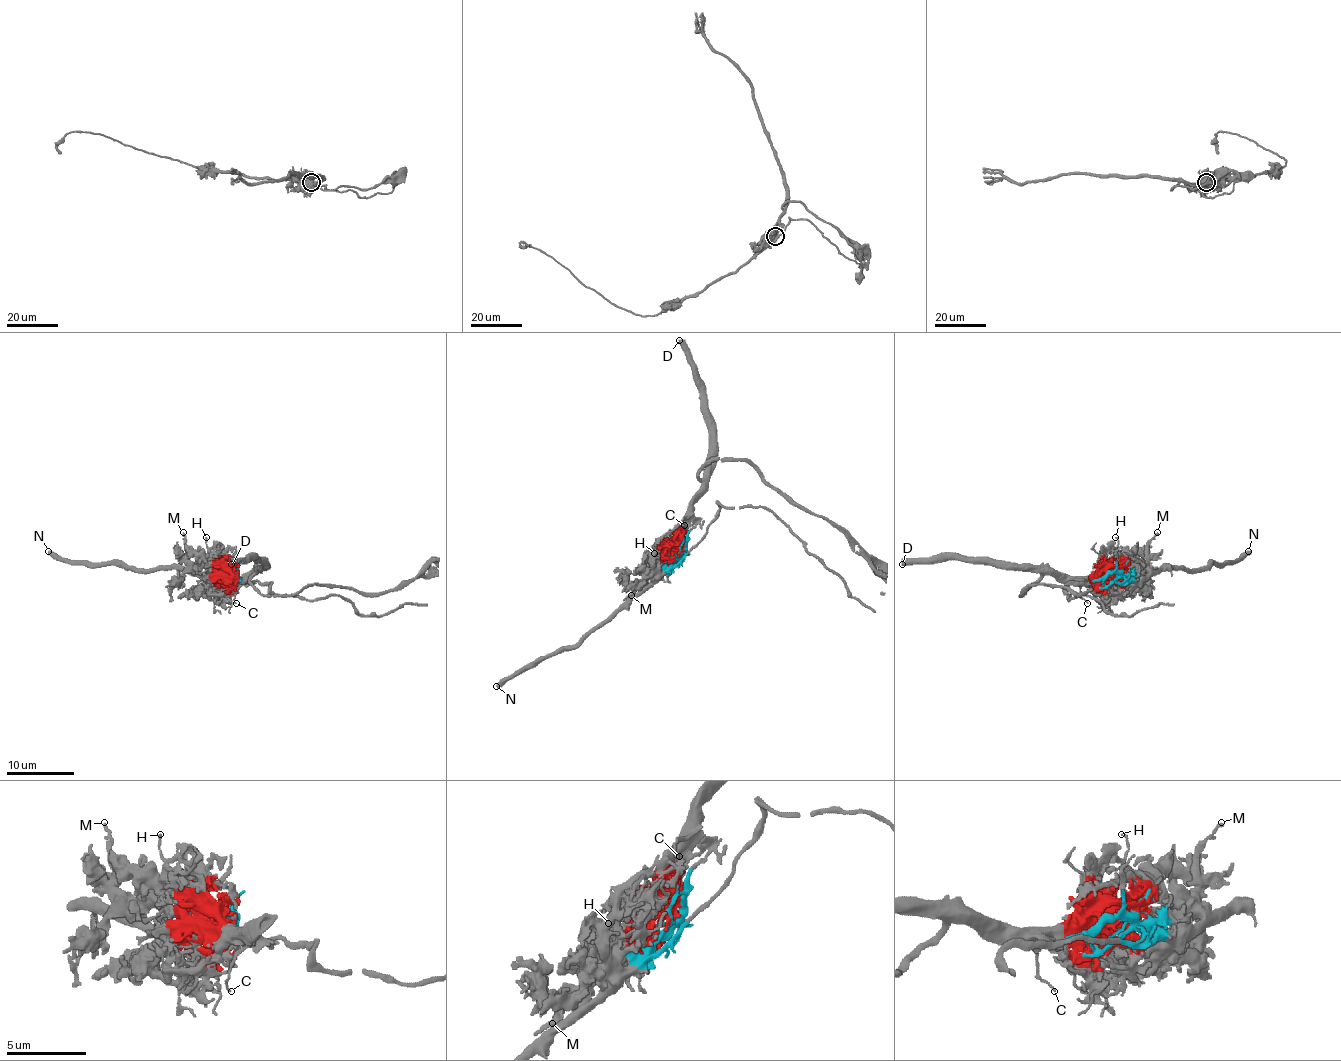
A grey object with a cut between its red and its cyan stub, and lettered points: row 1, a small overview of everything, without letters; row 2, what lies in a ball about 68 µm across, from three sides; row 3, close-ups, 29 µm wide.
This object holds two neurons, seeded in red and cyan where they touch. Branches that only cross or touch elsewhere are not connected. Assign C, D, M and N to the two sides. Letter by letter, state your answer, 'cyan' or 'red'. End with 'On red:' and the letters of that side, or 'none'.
C: red
D: red
M: cyan
N: cyan
On red: C, D

